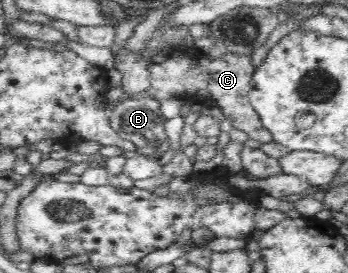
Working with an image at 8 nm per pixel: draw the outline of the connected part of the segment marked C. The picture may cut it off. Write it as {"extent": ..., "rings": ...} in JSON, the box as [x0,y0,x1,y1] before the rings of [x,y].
{"extent":[146,52,273,144],"rings":[[[228,52],[219,59],[194,57],[194,61],[166,60],[161,64],[152,63],[148,69],[151,86],[146,95],[159,101],[177,97],[189,103],[202,103],[206,101],[206,97],[212,97],[233,128],[241,129],[248,133],[249,139],[256,139],[262,144],[272,142],[273,135],[264,127],[261,117],[249,102],[251,81],[255,72],[250,59],[248,55],[240,56]]]}

